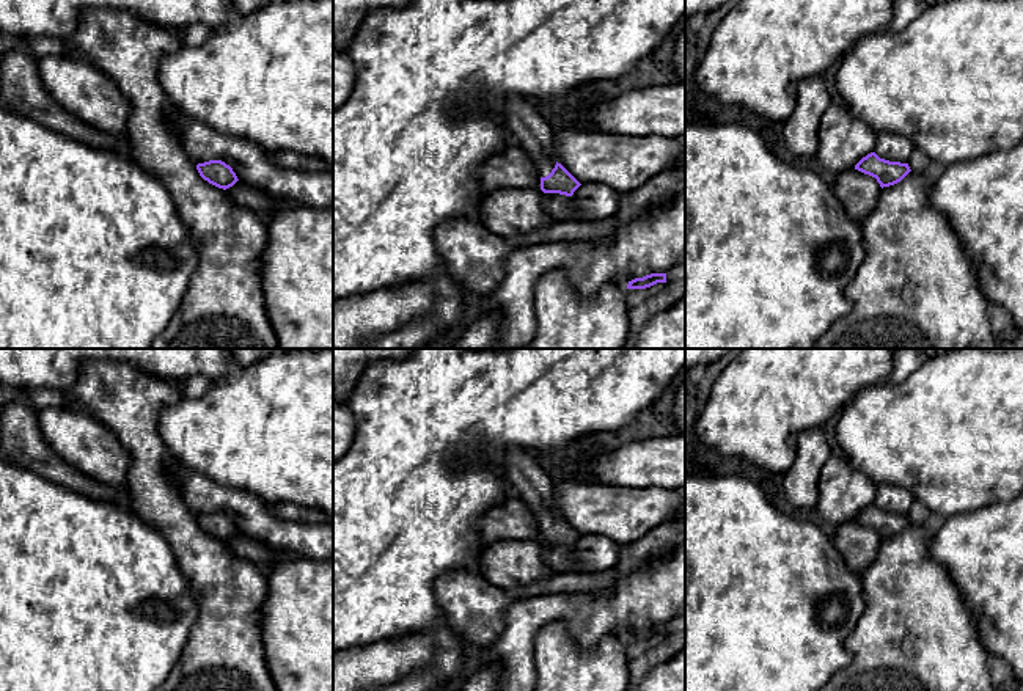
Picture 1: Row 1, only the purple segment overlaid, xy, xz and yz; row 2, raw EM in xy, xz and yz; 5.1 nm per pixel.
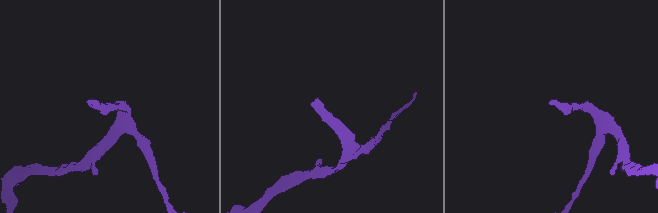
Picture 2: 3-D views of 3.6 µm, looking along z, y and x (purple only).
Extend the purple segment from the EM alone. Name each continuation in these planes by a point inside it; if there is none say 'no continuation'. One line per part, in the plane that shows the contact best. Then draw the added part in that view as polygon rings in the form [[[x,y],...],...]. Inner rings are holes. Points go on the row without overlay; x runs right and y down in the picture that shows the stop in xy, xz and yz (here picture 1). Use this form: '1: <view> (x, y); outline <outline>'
1: xz (535, 486); outline [[[519,449],[506,451],[503,459],[515,477],[515,495],[530,506],[539,528],[548,528],[556,517],[555,482],[544,463]]]

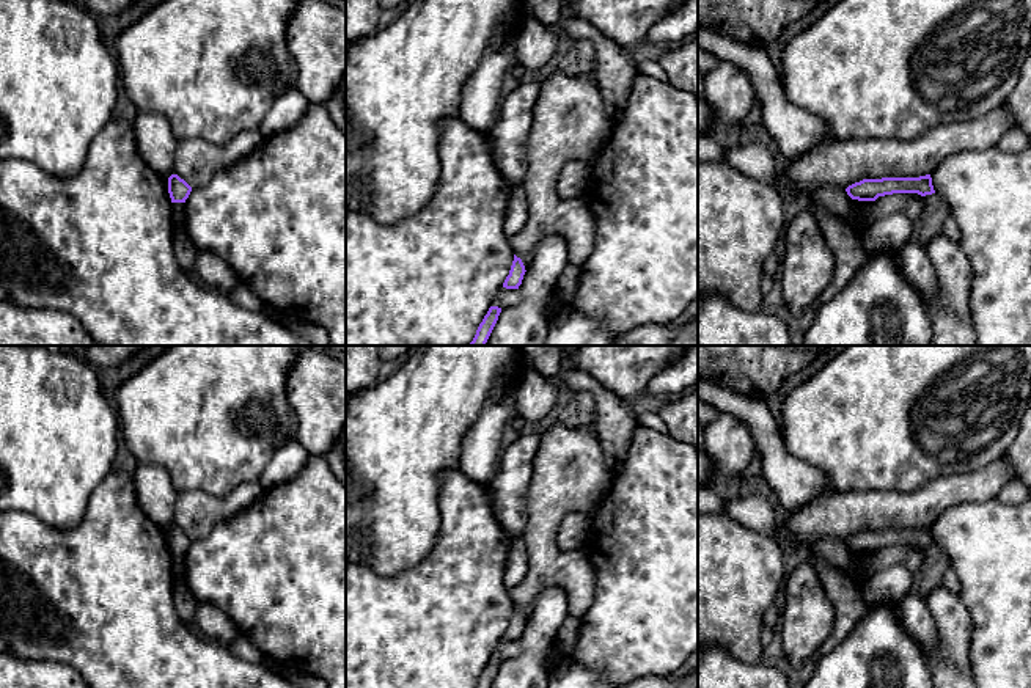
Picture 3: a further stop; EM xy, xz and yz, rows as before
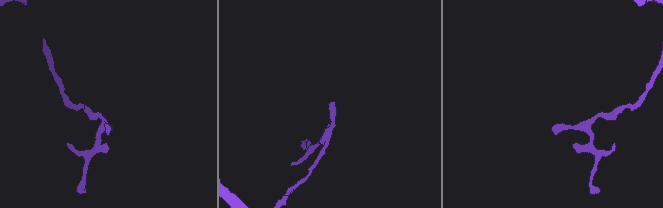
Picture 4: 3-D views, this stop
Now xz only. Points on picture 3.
no continuation

